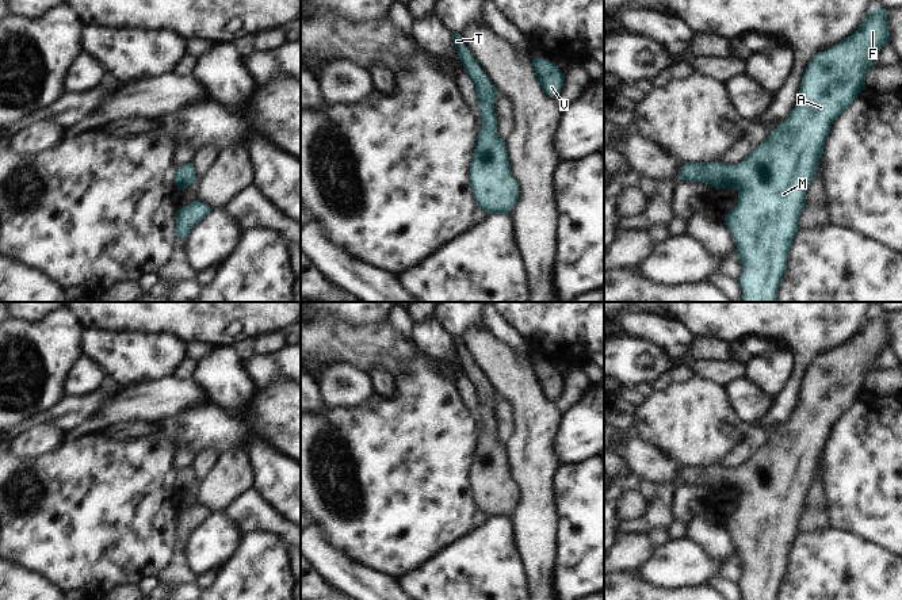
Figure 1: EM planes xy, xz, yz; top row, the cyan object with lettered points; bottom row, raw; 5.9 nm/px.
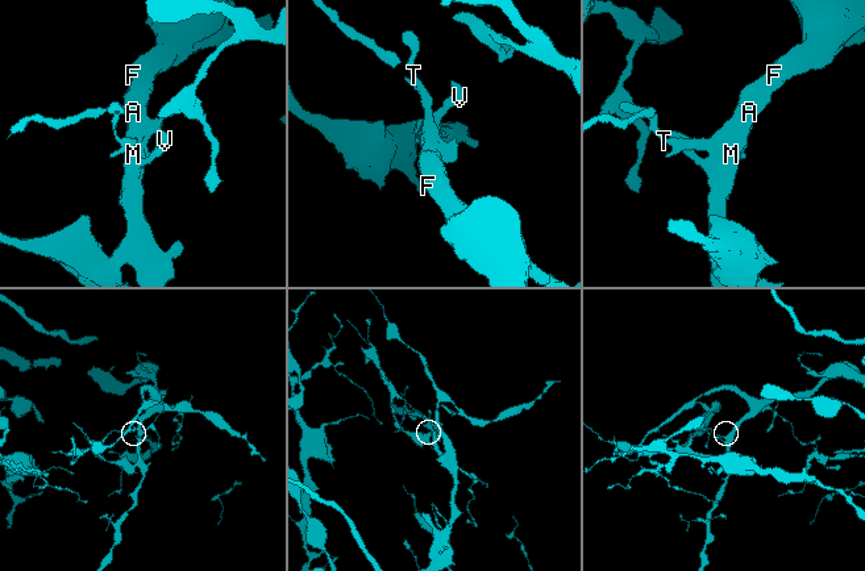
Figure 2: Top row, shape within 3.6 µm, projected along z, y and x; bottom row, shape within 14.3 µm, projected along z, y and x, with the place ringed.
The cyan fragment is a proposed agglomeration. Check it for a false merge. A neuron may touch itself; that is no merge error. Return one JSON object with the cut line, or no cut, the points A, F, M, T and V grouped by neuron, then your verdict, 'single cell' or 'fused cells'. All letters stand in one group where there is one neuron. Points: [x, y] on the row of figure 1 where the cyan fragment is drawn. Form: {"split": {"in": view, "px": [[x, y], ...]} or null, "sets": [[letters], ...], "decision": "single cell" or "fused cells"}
{"split": null, "sets": [["A", "F", "M", "T", "V"]], "decision": "single cell"}

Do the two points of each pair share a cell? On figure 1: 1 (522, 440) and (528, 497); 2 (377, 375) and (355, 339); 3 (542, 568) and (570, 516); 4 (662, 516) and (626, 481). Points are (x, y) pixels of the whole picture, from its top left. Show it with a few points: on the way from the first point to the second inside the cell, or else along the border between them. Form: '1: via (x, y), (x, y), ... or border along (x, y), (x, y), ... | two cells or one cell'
1: via (528, 454), (528, 484) | one cell
2: border along (369, 373), (381, 367), (393, 379) | two cells
3: border along (555, 511), (557, 555), (551, 574) | two cells
4: via (658, 505), (637, 484) | one cell

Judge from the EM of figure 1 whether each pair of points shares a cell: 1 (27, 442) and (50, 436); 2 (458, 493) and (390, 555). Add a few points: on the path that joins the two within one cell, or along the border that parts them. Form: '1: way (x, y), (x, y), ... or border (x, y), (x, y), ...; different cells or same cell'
1: way (33, 442), (45, 438); same cell
2: way (442, 504), (406, 539); same cell

